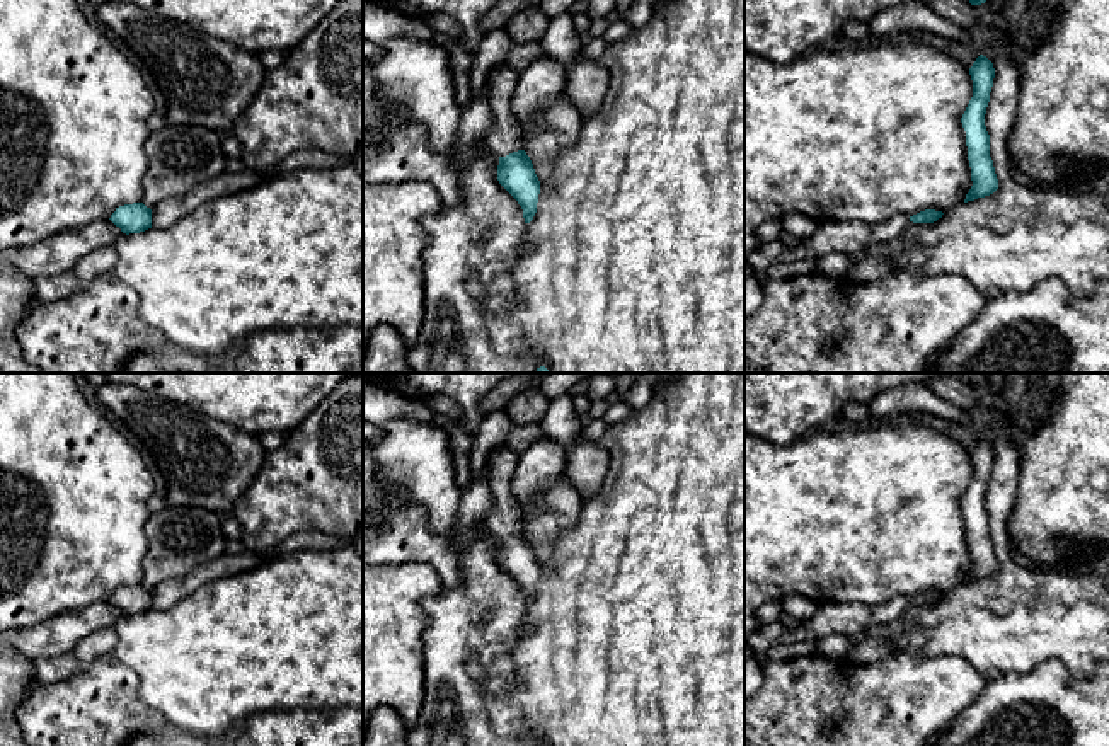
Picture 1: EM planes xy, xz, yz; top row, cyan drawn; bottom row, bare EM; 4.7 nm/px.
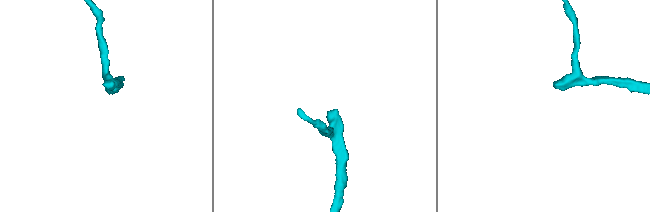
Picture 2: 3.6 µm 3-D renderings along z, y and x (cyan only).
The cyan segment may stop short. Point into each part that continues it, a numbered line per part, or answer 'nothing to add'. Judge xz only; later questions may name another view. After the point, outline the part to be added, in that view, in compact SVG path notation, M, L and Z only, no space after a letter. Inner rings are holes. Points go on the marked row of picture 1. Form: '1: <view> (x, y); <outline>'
1: xz (506, 135); M497 65L486 77L492 126L486 138L486 146L497 157L506 157L525 146L525 124L511 109L511 94L518 82L518 72L506 65Z

